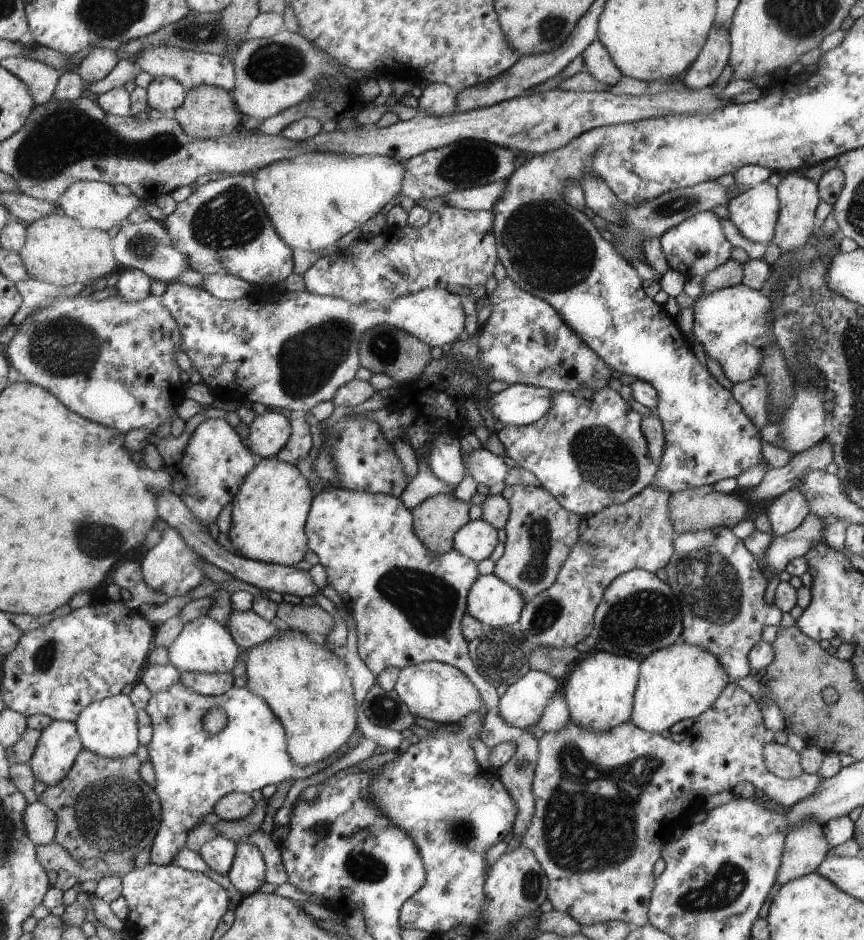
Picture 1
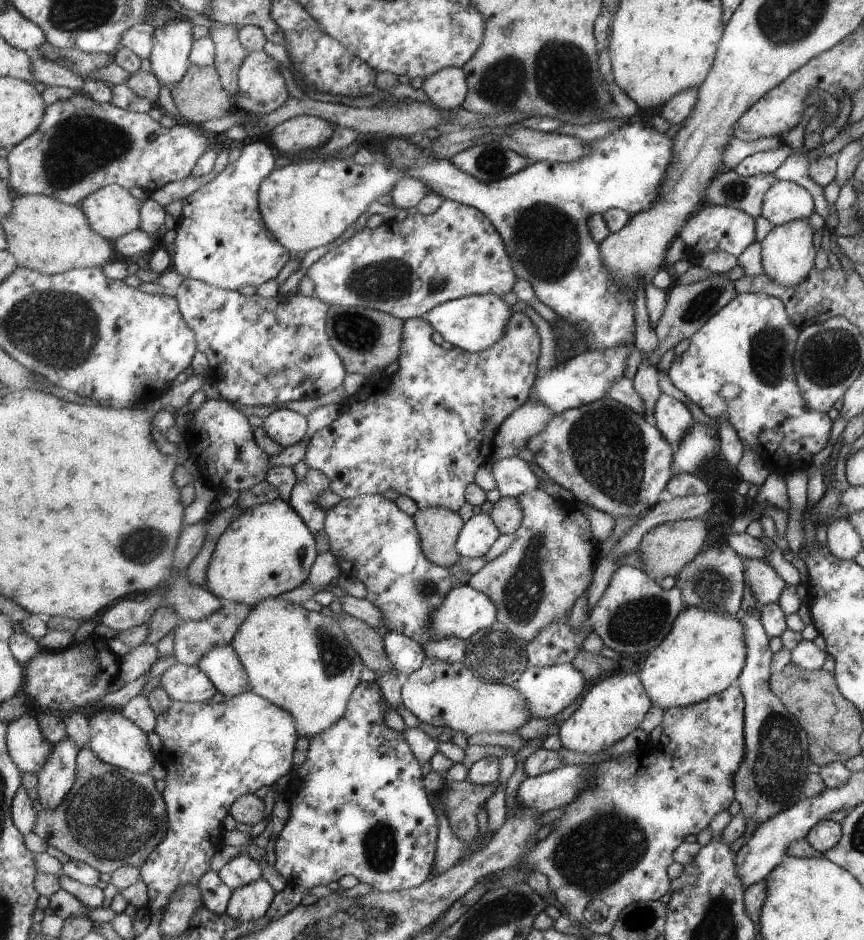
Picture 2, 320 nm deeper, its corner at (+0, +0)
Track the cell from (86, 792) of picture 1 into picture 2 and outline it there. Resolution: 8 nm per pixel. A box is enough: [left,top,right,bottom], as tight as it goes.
[34,747,169,874]

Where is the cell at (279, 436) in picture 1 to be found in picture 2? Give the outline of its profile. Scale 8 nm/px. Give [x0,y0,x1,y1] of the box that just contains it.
[263,409,308,447]

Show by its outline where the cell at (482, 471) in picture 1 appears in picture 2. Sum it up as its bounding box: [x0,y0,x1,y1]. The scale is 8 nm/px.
[493,457,540,497]

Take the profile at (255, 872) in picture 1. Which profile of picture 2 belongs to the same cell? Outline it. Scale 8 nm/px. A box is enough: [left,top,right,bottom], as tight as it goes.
[228,879,276,922]

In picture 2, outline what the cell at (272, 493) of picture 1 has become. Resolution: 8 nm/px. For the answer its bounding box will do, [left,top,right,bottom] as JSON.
[207,498,319,607]

